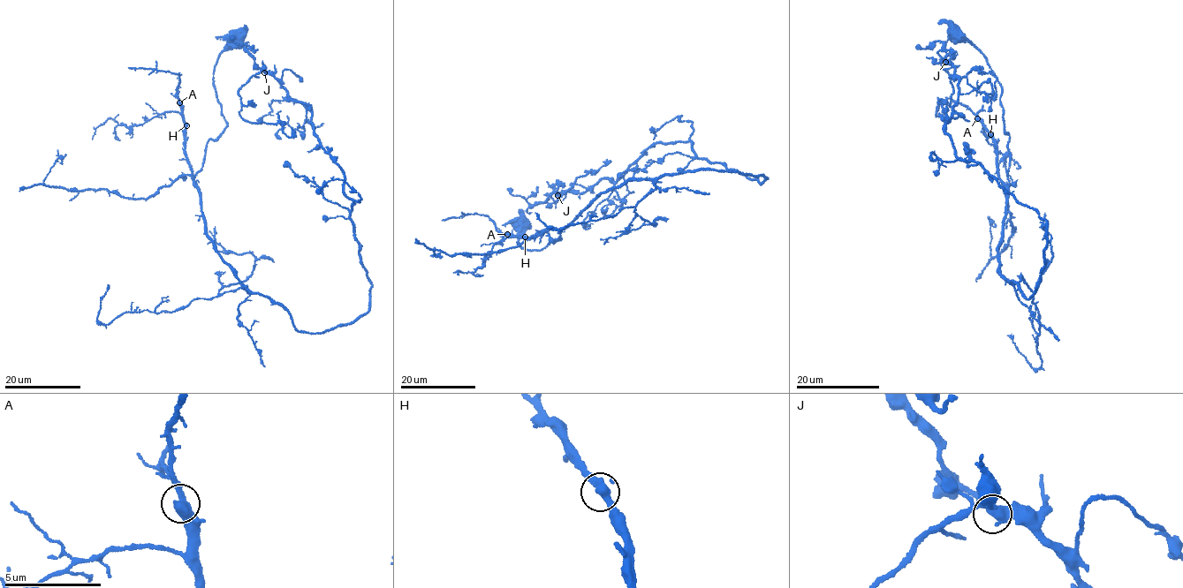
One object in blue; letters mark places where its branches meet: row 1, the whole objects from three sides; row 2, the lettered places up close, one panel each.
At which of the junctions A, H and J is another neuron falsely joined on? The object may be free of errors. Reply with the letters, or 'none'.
none

